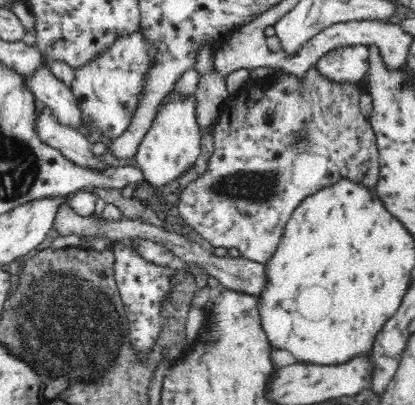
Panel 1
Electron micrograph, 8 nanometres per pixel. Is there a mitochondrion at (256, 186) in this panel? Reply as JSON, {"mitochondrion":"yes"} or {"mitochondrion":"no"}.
{"mitochondrion":"yes"}

